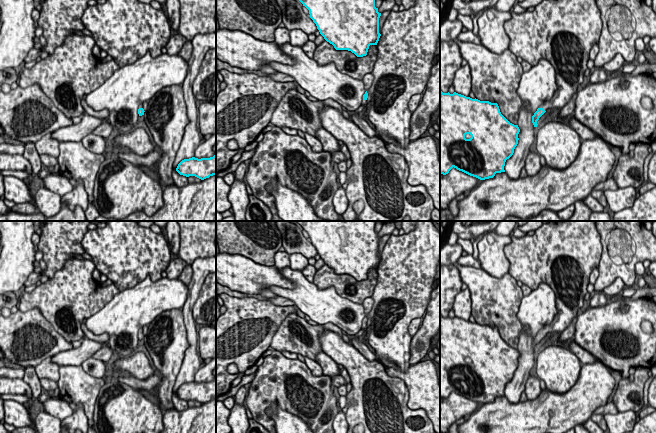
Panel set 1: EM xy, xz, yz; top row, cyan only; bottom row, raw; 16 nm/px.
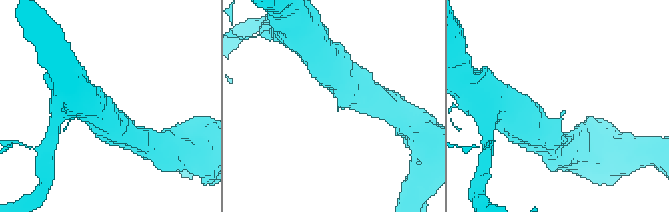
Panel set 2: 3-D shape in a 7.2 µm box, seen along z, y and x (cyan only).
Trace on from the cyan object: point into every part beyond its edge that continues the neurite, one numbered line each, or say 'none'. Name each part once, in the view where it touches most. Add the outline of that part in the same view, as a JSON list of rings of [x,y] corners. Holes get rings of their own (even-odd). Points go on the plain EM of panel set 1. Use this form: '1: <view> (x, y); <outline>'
1: yz (562, 254); [[[549,221],[532,236],[510,237],[511,242],[504,247],[510,263],[509,274],[532,290],[537,289],[540,283],[546,283],[556,296],[557,314],[553,322],[539,332],[546,335],[564,331],[583,307],[590,274],[600,263],[602,244],[595,221]]]

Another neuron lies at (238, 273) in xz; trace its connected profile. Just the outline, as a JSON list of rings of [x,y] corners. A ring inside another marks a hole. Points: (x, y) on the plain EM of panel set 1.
[[[220,252],[216,254],[216,282],[245,294],[259,294],[271,286],[295,288],[275,266],[262,265],[239,254]]]

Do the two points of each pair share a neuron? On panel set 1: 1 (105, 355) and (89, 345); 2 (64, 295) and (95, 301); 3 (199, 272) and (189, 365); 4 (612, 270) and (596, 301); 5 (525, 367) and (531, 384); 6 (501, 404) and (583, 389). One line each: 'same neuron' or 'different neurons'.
1: different neurons
2: same neuron
3: same neuron
4: different neurons
5: different neurons
6: same neuron

